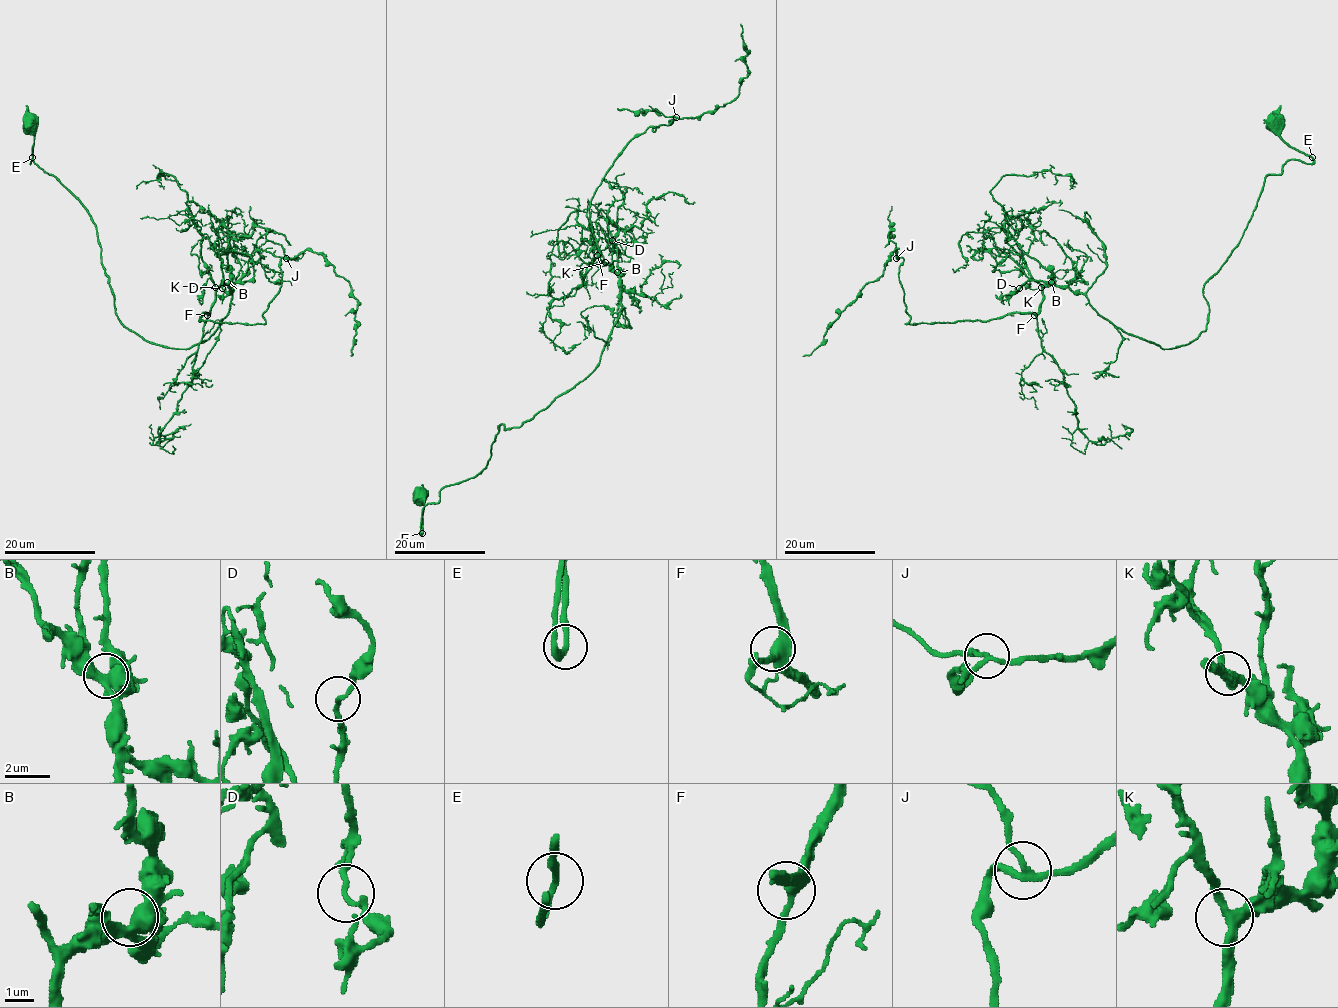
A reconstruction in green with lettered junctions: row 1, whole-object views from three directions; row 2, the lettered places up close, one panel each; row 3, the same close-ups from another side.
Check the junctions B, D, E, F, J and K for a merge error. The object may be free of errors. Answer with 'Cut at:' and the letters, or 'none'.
Cut at: none

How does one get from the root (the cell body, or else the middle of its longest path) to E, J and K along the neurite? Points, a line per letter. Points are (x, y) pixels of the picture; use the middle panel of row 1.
E: (421, 495), (424, 499), (422, 532)
J: (421, 495), (421, 534), (501, 425), (593, 370), (622, 305), (590, 199), (676, 117)
K: (421, 495), (421, 534), (422, 510), (486, 467), (501, 425), (517, 428), (593, 370), (622, 306), (605, 262)

